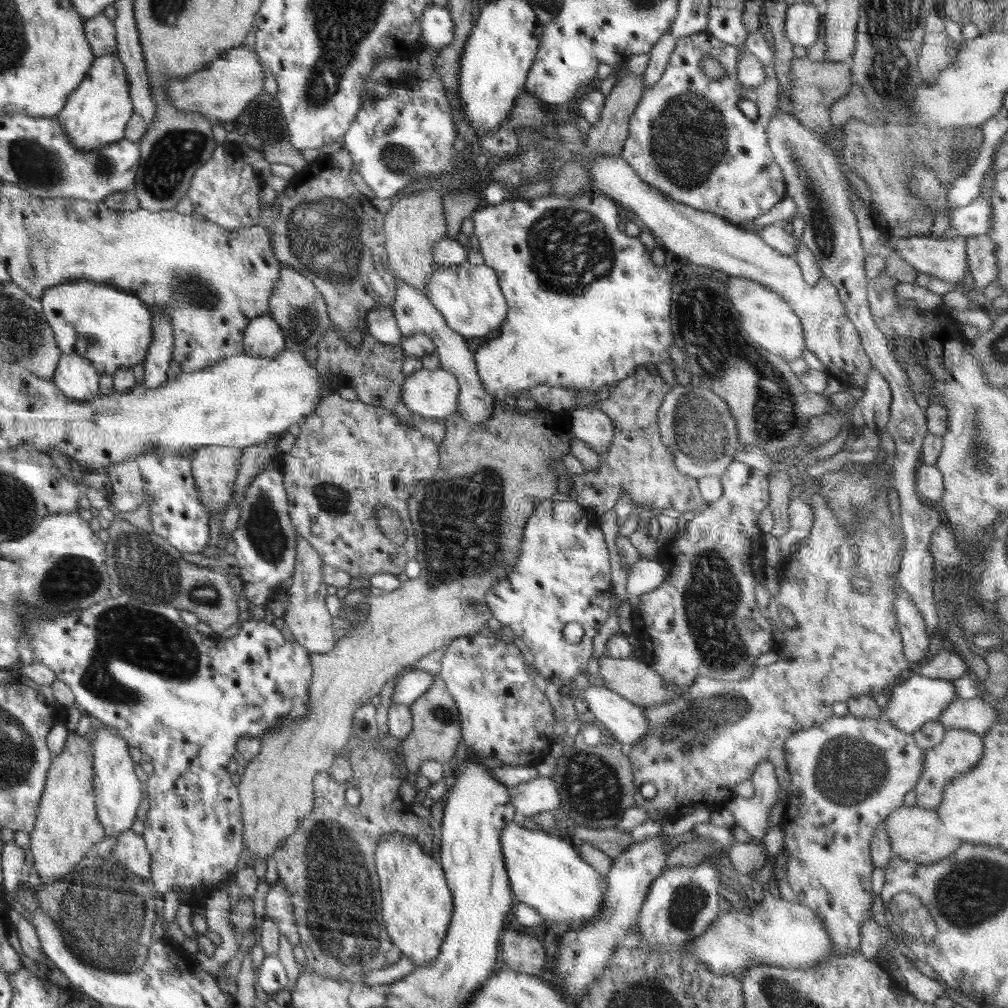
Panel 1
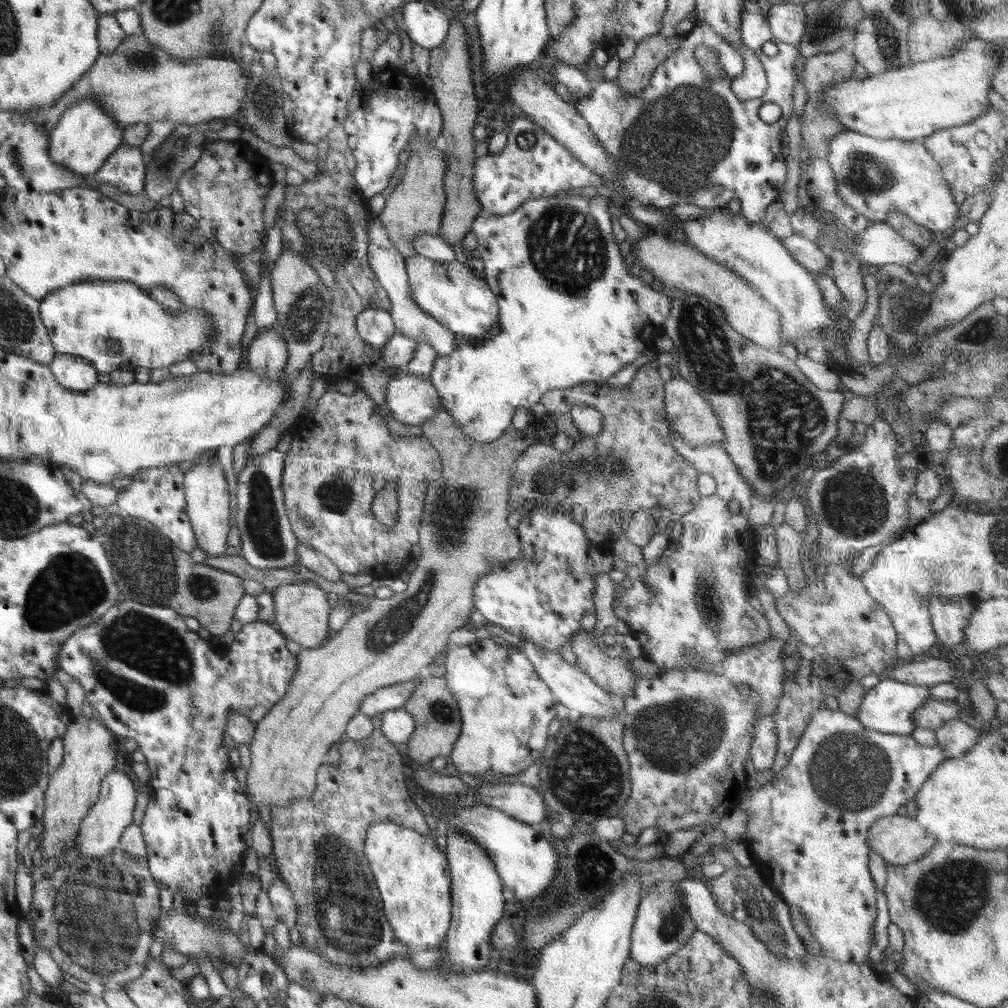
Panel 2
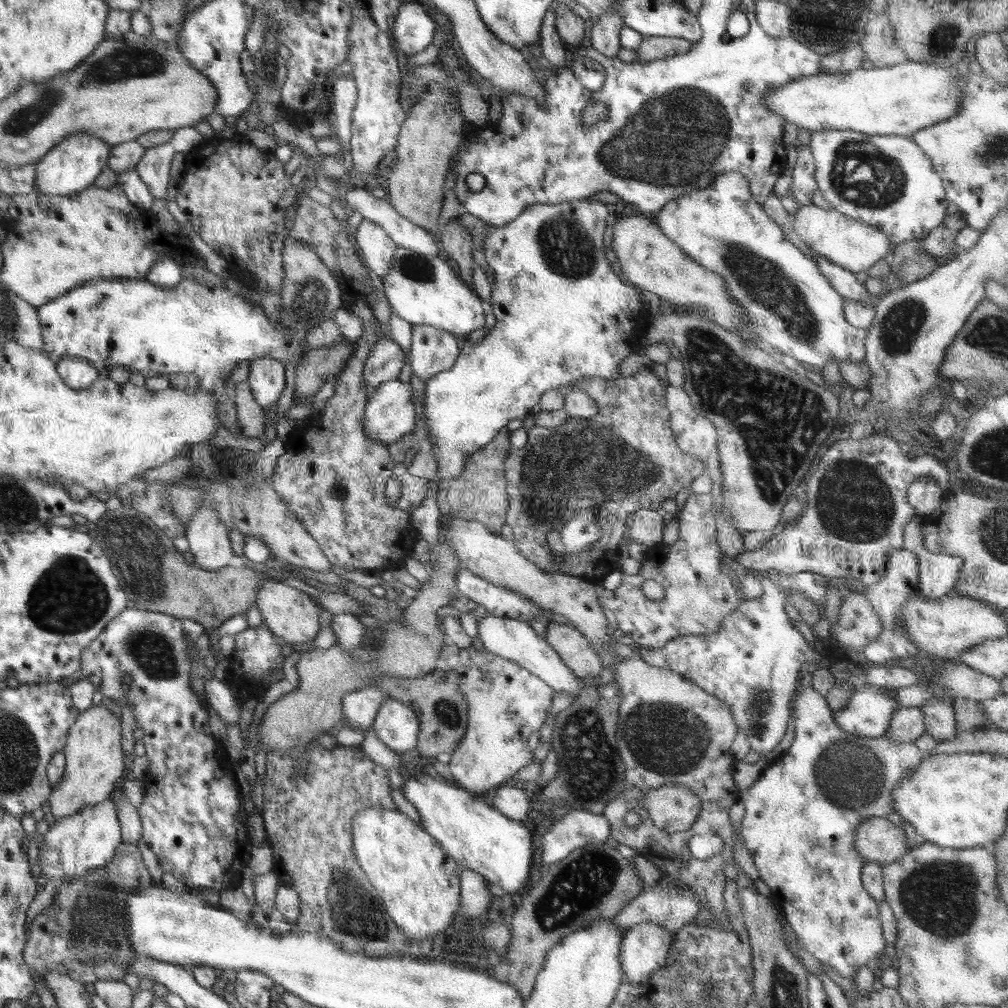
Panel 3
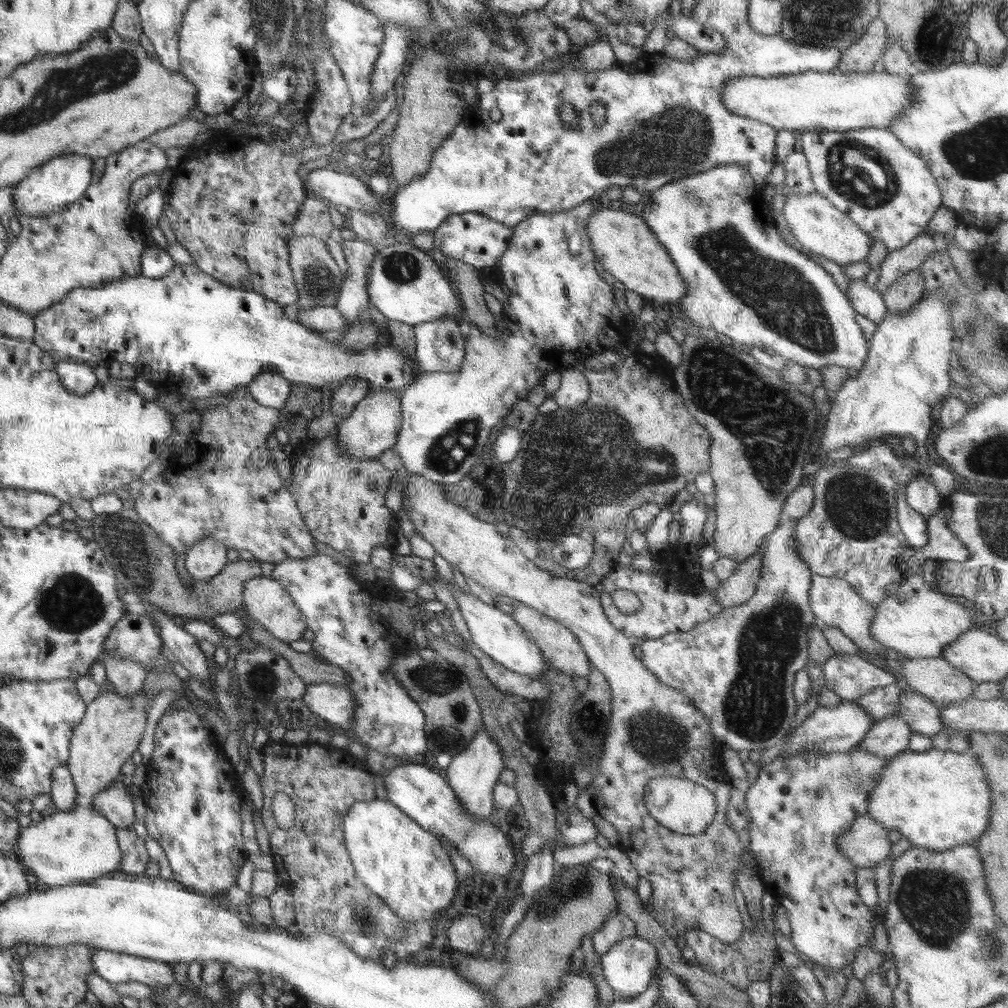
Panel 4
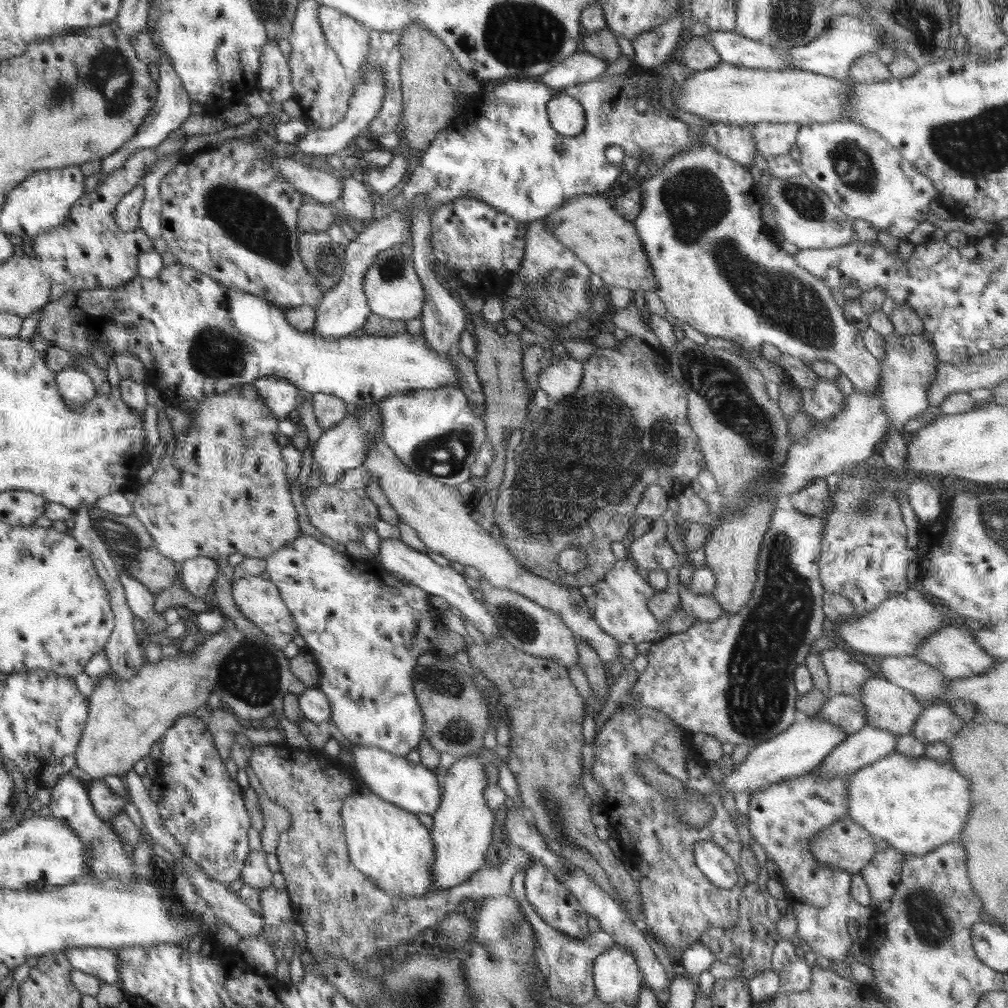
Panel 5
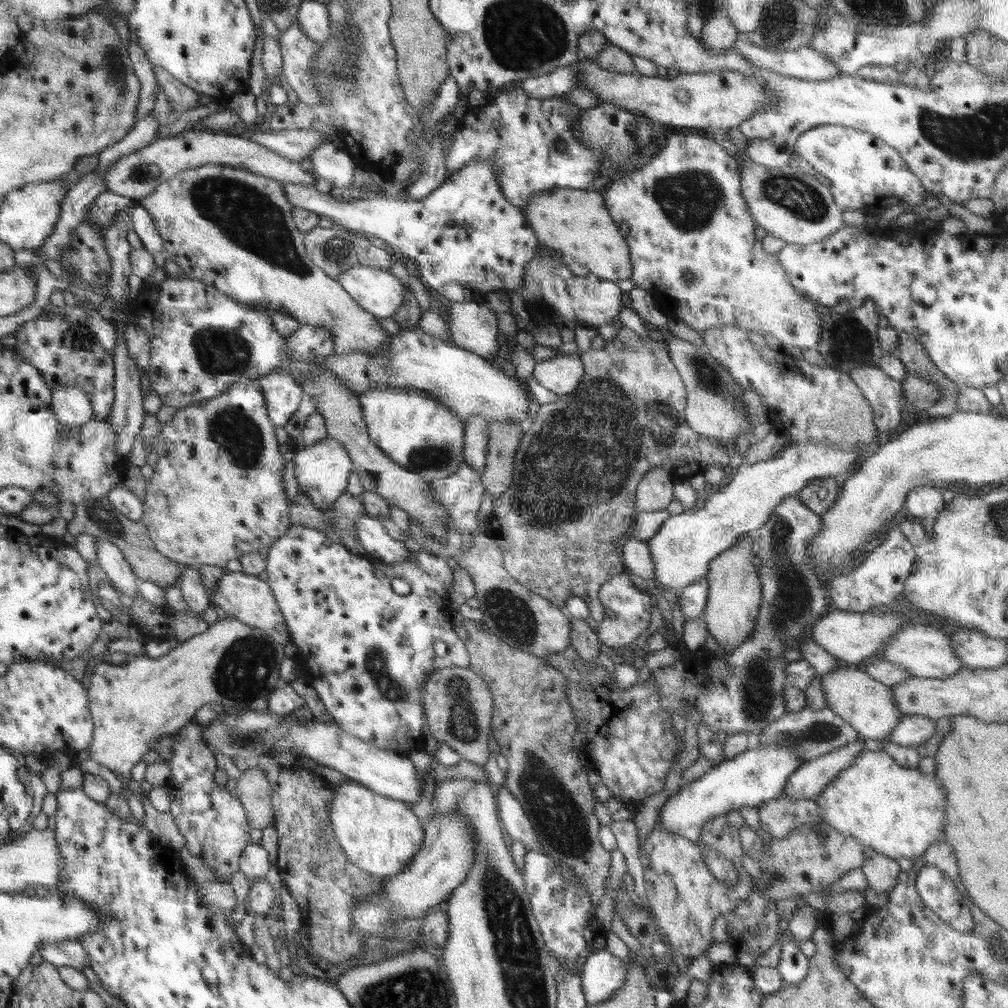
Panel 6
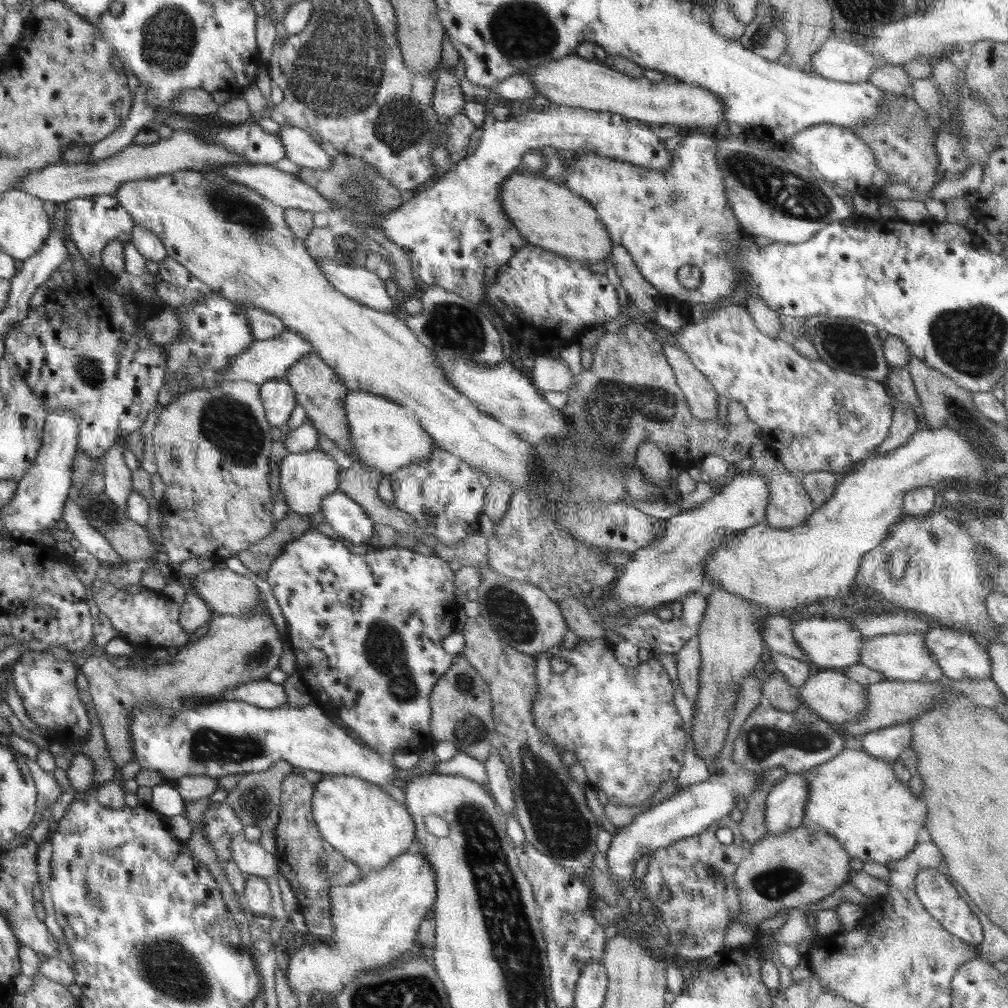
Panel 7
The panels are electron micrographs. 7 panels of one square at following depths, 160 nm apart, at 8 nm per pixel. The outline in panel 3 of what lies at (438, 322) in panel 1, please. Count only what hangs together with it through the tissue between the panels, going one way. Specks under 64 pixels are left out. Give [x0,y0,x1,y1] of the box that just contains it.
[354,219,399,280]

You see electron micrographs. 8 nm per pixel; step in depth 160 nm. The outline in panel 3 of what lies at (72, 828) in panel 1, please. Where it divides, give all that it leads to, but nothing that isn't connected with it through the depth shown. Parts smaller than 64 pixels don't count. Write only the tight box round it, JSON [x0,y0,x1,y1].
[49,703,124,820]

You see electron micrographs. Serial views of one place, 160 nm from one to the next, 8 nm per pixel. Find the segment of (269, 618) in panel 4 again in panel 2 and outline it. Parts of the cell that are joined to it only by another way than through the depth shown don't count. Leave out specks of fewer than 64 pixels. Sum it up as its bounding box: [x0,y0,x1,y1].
[270,582,332,648]

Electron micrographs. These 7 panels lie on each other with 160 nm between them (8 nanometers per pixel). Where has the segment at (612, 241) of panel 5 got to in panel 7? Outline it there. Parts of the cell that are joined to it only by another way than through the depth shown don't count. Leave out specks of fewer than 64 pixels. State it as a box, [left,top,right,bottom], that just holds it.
[499,169,614,265]

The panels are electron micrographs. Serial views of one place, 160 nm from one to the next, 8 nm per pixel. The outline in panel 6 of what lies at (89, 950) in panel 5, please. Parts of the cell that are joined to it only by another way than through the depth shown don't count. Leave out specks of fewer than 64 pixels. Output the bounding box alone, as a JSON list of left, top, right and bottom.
[40,941,90,970]

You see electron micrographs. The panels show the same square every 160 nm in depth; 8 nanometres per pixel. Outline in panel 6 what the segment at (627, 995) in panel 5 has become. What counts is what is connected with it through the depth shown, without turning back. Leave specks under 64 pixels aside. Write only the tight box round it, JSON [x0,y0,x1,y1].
[581,948,626,1007]

